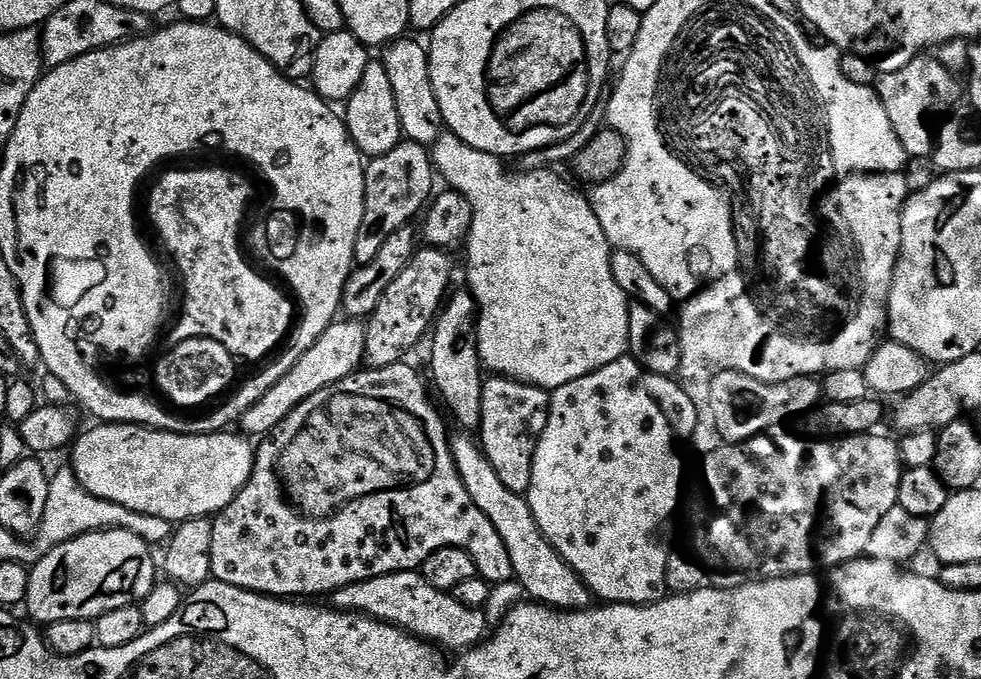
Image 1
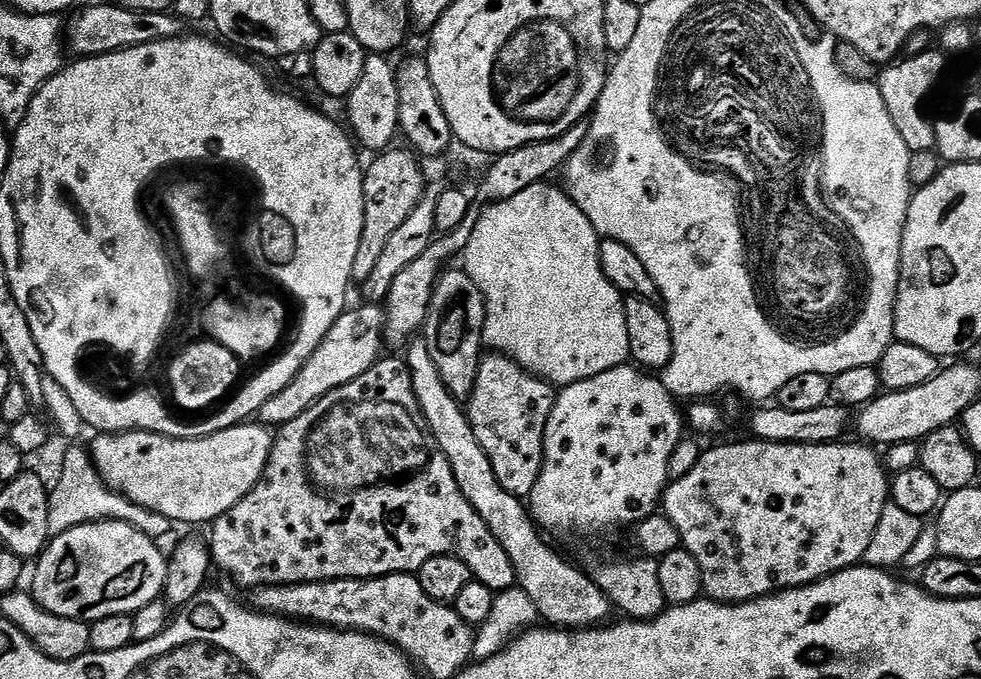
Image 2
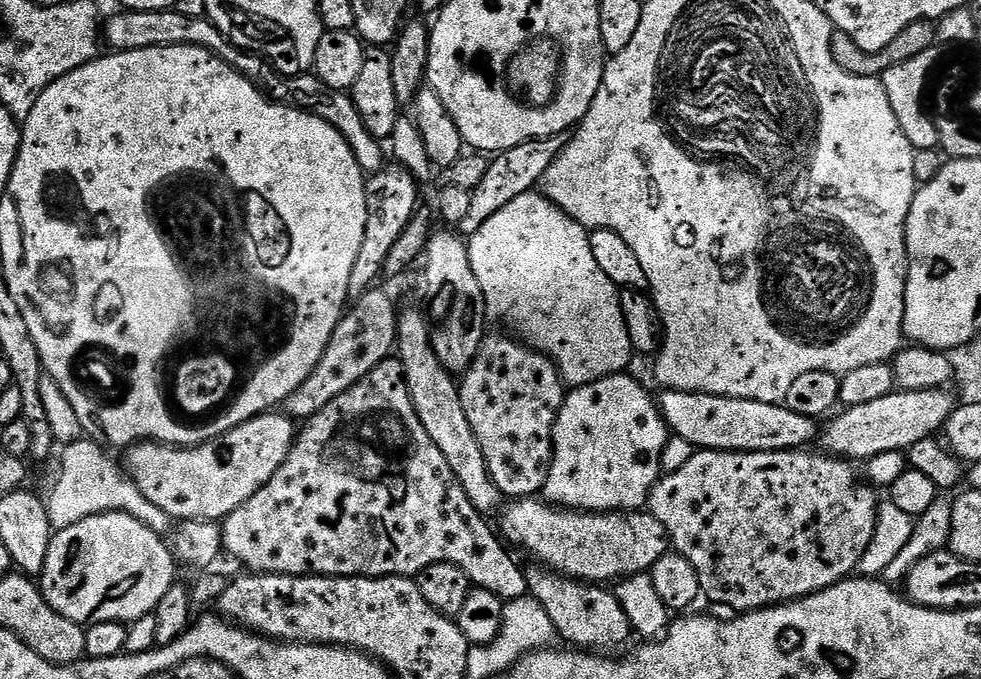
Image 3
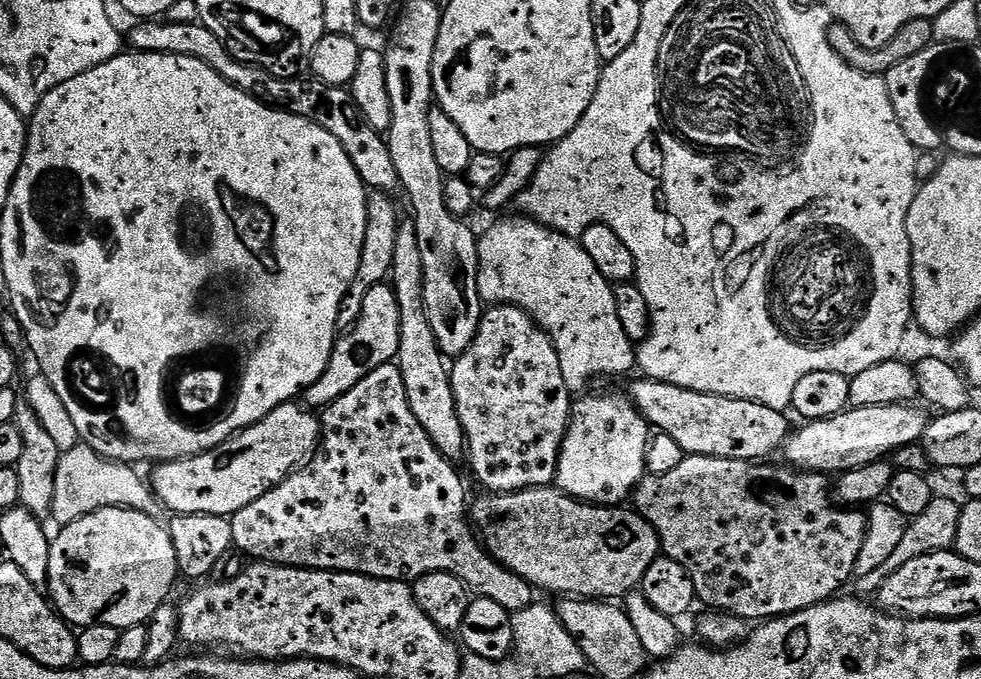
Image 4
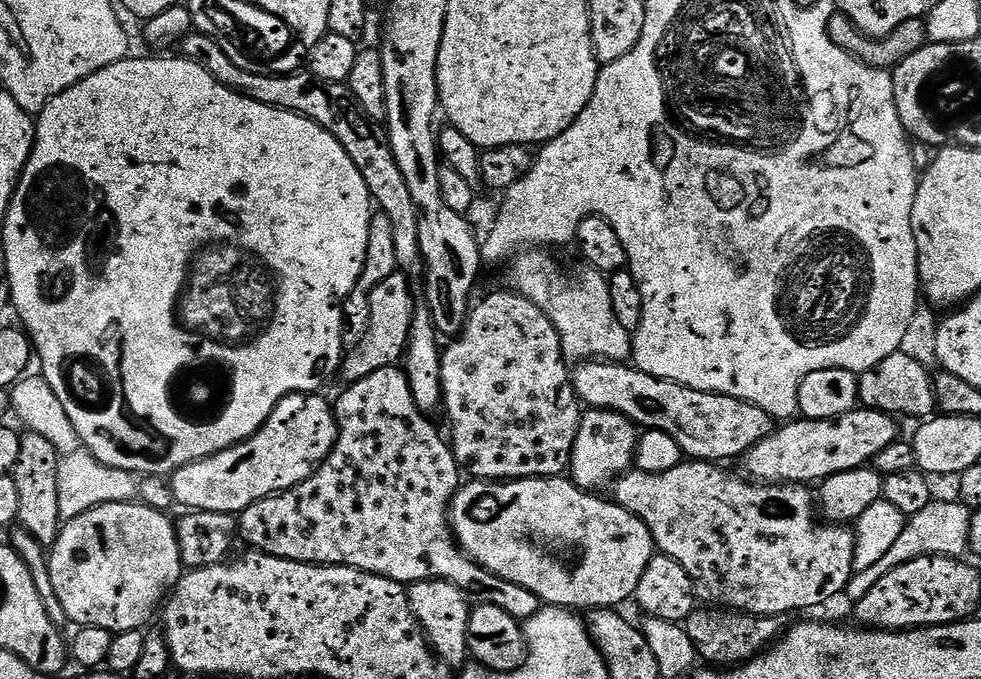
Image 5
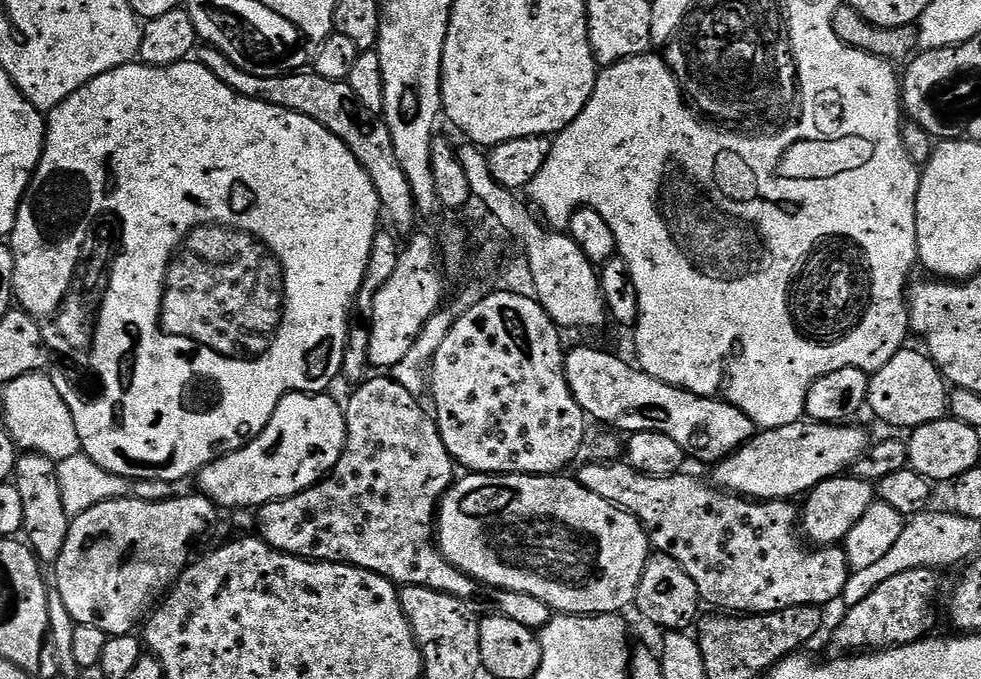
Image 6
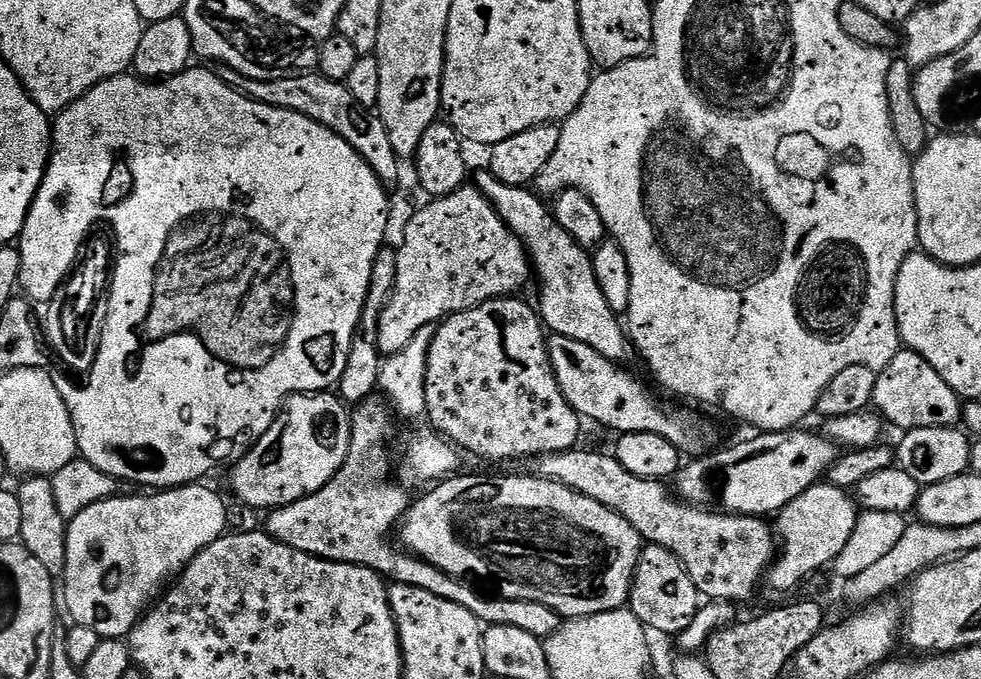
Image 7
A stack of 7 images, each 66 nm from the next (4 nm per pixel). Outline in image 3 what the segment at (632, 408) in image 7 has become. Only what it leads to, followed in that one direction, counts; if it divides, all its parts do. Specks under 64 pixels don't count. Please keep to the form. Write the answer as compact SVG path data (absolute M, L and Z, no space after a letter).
M705 392L659 393L658 407L668 423L671 435L686 438L693 449L709 452L790 452L804 450L817 439L815 416L794 414L784 404L767 404L757 400L739 400Z

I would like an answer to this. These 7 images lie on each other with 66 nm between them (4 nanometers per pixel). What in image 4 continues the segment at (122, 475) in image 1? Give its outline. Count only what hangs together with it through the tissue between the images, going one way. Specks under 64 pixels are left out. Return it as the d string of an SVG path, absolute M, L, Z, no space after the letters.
M299 403L279 404L274 411L266 414L266 418L251 424L242 432L237 432L226 443L218 445L210 452L157 463L153 467L156 469L153 470L152 476L150 475L150 487L169 513L231 518L235 512L250 506L250 502L262 498L262 494L281 484L290 473L295 472L299 465L311 457L320 442L320 421L321 417L315 411L305 410Z

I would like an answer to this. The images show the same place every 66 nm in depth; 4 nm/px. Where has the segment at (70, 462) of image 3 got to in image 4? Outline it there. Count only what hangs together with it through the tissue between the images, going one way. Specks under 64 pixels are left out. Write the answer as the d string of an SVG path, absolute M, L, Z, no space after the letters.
M79 443L70 450L60 453L58 462L58 474L54 478L54 506L52 507L51 519L57 520L57 525L68 525L77 522L80 518L94 514L95 511L106 507L133 508L141 511L142 514L149 515L159 521L163 521L166 516L166 509L160 503L156 493L152 491L149 481L139 476L137 469L131 464L124 464L121 460L108 460L102 454L98 454L86 443Z

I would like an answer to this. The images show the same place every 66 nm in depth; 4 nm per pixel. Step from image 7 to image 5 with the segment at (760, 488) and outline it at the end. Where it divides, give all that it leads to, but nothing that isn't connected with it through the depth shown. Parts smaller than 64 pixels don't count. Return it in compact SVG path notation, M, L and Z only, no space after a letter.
M863 406L833 420L796 418L777 427L765 440L754 445L743 457L742 464L748 467L747 475L756 482L812 486L834 474L862 468L875 461L886 446L897 443L896 424L897 421L885 412Z

